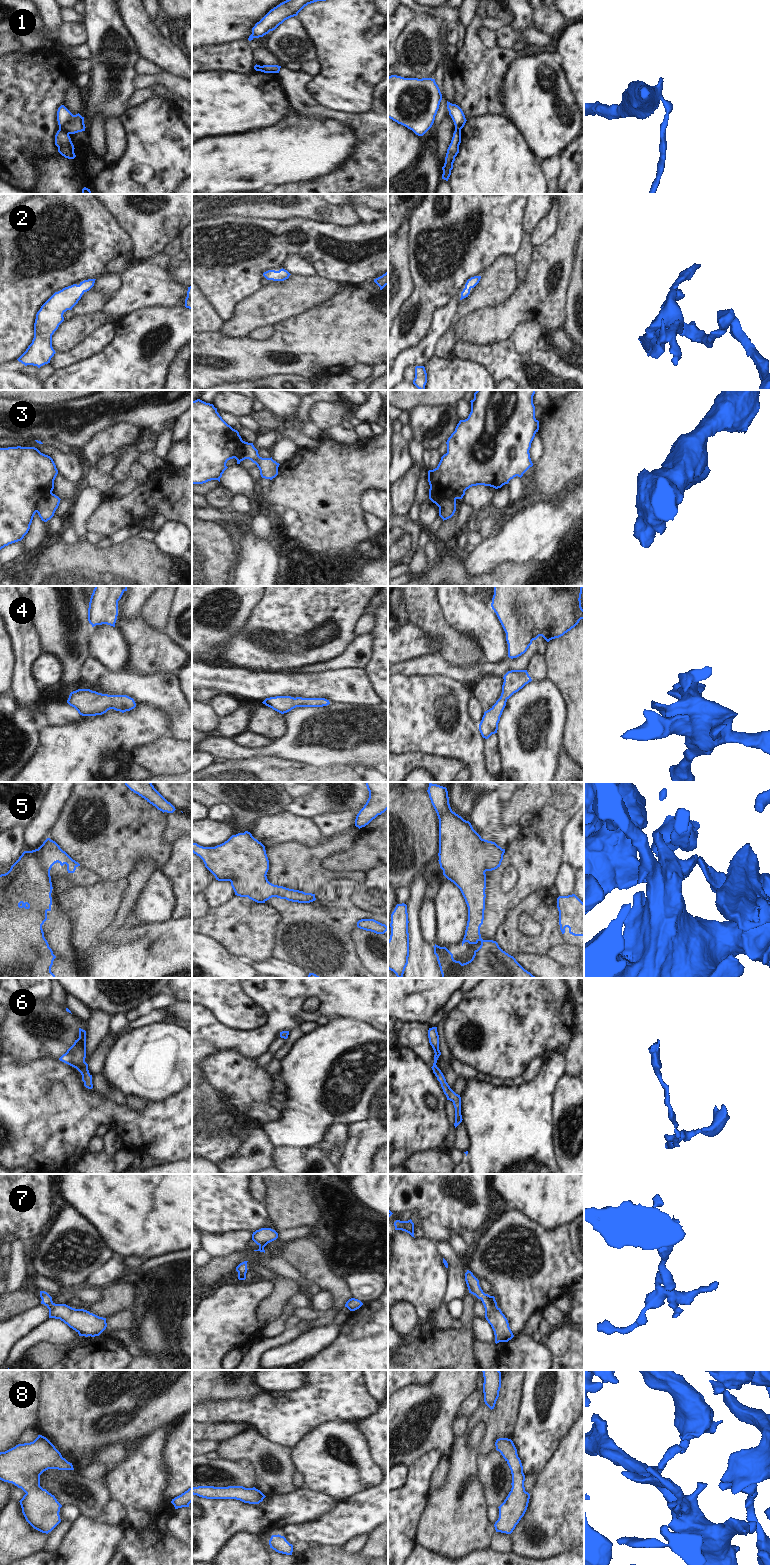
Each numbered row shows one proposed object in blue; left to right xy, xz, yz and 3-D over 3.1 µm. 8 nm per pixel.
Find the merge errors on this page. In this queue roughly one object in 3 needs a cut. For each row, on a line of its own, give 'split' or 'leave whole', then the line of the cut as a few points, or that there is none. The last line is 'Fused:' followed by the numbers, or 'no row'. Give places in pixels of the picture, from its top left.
1: split | xy (59, 129), (63, 129), (68, 134)
2: leave whole | no cut
3: split | xy (51, 492), (39, 500), (36, 511)
4: leave whole | no cut
5: leave whole | no cut
6: leave whole | no cut
7: leave whole | no cut
8: leave whole | no cut
Fused: 1, 3

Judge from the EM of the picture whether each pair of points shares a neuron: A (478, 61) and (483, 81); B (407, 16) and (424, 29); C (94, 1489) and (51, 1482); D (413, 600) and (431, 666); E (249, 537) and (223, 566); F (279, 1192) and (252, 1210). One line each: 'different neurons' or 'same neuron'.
A: same neuron
B: different neurons
C: same neuron
D: different neurons
E: different neurons
F: different neurons

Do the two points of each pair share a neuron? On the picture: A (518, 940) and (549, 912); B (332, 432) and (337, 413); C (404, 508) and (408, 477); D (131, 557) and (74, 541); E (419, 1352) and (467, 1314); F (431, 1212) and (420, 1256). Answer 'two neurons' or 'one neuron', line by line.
A: one neuron
B: two neurons
C: one neuron
D: two neurons
E: one neuron
F: two neurons

